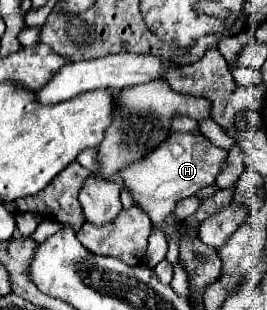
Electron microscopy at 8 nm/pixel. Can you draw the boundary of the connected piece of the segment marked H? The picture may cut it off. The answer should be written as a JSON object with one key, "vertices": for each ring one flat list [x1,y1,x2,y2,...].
{"vertices":[[170,132,168,138,162,144,158,144,152,152,144,154,140,160,124,166,118,172,118,178,122,180,124,188,132,196,134,204,142,206,142,210,150,216,154,228,152,236,160,236,160,241,148,241,148,252,145,258,150,268,162,262,168,251,166,238,158,230,160,222,166,216,174,214,180,200,188,196,196,196,206,186,214,186,216,176,226,168,226,158,228,158,228,150,214,146,200,132]]}

